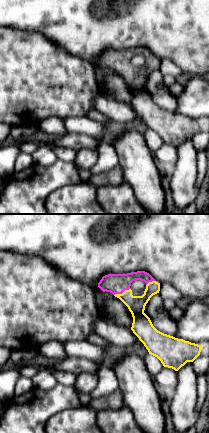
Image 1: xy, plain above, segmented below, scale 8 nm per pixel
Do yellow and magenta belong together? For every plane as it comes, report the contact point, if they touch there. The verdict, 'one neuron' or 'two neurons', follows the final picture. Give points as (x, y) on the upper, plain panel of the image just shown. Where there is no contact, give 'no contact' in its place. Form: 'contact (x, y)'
contact (122, 69)

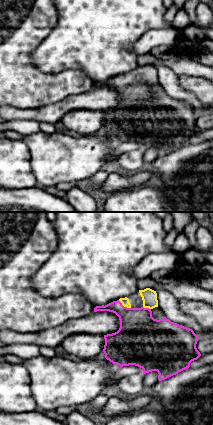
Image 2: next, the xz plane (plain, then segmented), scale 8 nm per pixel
contact (124, 82)

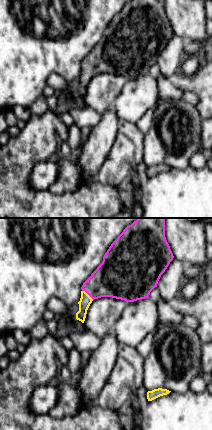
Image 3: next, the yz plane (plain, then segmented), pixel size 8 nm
contact (87, 70)

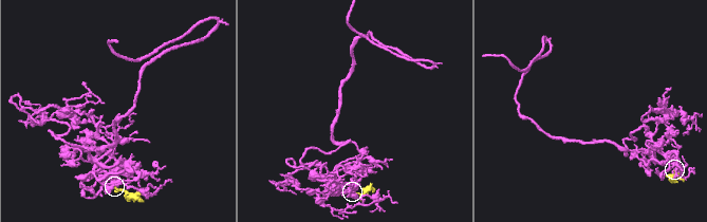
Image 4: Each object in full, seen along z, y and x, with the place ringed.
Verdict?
one neuron

